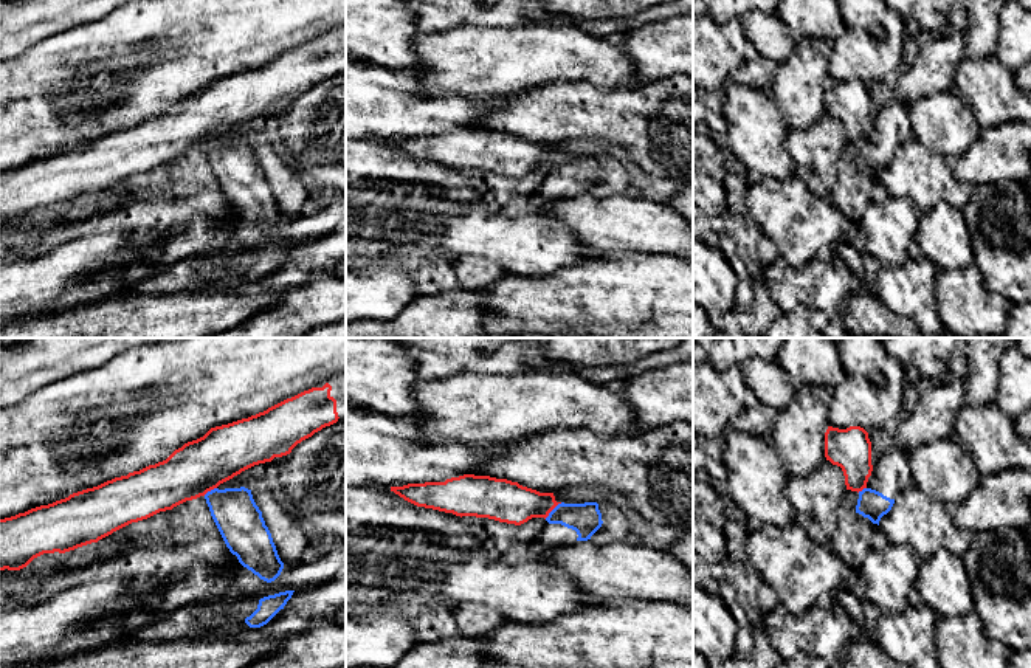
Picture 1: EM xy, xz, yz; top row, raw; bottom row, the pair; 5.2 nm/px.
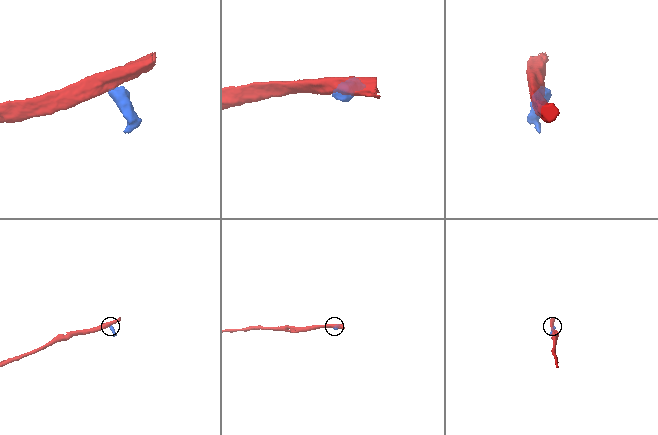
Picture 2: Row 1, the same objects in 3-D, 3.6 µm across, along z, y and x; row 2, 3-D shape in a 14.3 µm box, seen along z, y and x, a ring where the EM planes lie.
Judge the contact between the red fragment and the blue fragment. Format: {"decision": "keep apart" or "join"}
{"decision": "keep apart"}

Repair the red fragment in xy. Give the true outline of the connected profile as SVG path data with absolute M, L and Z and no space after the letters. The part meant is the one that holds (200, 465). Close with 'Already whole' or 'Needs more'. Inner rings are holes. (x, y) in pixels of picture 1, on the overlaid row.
M346 372L264 412L211 428L203 437L184 443L163 462L0 519L0 570L20 570L43 553L65 553L98 542L132 522L205 496L254 465L290 454L302 440L343 420L346 420Z. Needs more

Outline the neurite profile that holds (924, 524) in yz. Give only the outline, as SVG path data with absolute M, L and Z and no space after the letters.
M916 485L905 487L891 510L879 521L890 544L907 546L919 561L938 550L964 555L974 535L955 525L944 502L927 496Z

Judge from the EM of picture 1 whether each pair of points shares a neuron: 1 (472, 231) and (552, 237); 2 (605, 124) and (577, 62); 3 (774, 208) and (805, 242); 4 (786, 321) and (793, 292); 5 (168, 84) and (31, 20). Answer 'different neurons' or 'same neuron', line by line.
1: same neuron
2: different neurons
3: same neuron
4: different neurons
5: different neurons

